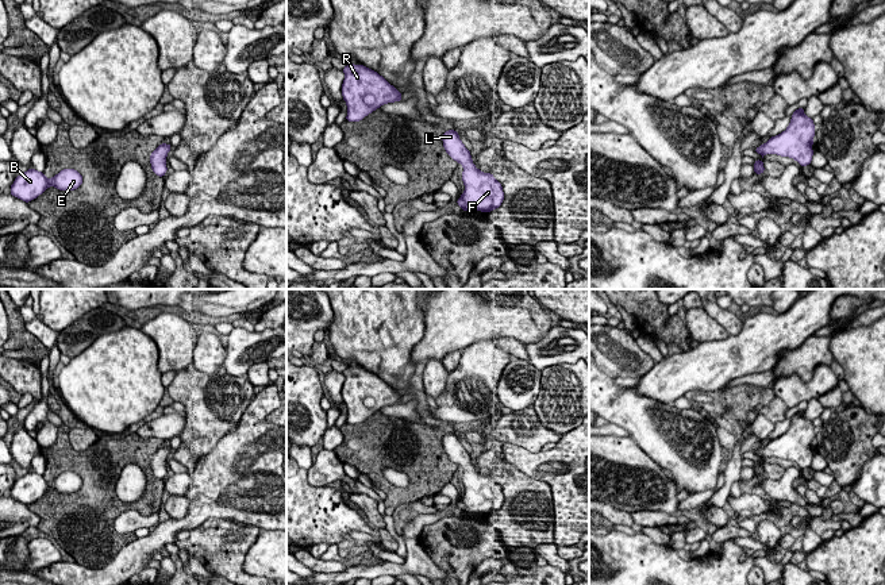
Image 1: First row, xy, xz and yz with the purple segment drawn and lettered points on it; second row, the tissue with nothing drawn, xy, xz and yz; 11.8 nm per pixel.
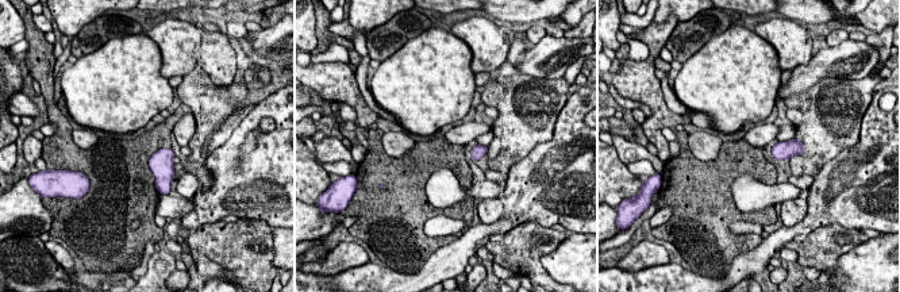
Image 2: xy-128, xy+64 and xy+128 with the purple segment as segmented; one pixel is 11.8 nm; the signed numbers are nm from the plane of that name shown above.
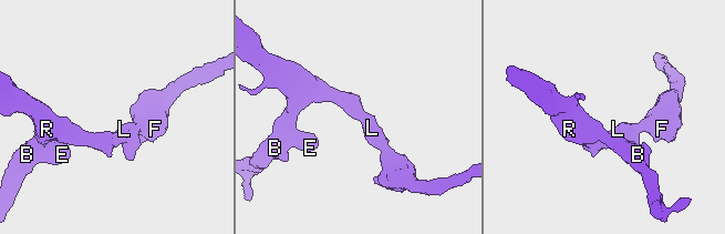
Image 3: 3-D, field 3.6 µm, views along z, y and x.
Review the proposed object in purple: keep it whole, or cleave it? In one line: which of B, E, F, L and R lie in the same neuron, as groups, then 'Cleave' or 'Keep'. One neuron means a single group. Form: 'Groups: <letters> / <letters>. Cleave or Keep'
Groups: B E F L R. Keep

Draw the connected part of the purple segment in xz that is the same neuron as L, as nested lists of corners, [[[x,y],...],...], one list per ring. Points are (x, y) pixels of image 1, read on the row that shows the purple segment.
[[[449,130],[443,134],[446,153],[463,166],[462,181],[465,192],[457,200],[463,211],[481,211],[489,213],[499,208],[504,200],[501,184],[492,173],[482,173],[472,161],[470,151],[458,136],[458,131]]]

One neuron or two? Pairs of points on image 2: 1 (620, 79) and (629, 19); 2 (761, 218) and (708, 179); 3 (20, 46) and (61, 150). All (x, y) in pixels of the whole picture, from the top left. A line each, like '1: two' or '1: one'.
1: two
2: one
3: two

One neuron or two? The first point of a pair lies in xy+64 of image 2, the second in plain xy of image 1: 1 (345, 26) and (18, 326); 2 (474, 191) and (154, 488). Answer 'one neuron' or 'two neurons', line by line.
1: two neurons
2: two neurons

